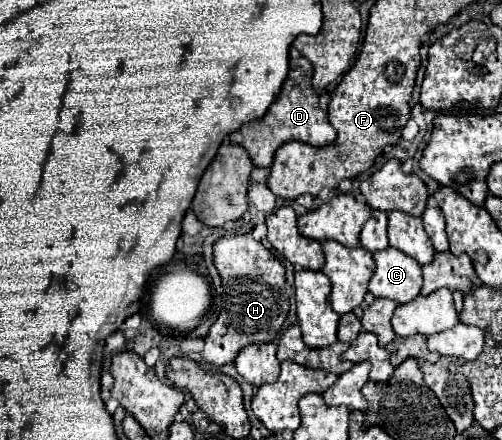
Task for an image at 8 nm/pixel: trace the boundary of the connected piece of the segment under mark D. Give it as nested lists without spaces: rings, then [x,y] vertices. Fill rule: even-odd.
[[[304,57],[292,59],[288,77],[276,103],[272,103],[262,119],[242,125],[228,139],[232,145],[242,145],[250,153],[250,159],[256,167],[270,167],[276,149],[288,141],[302,141],[314,147],[330,145],[336,139],[336,129],[330,125],[326,111],[318,105],[318,93],[312,87],[312,65]]]

